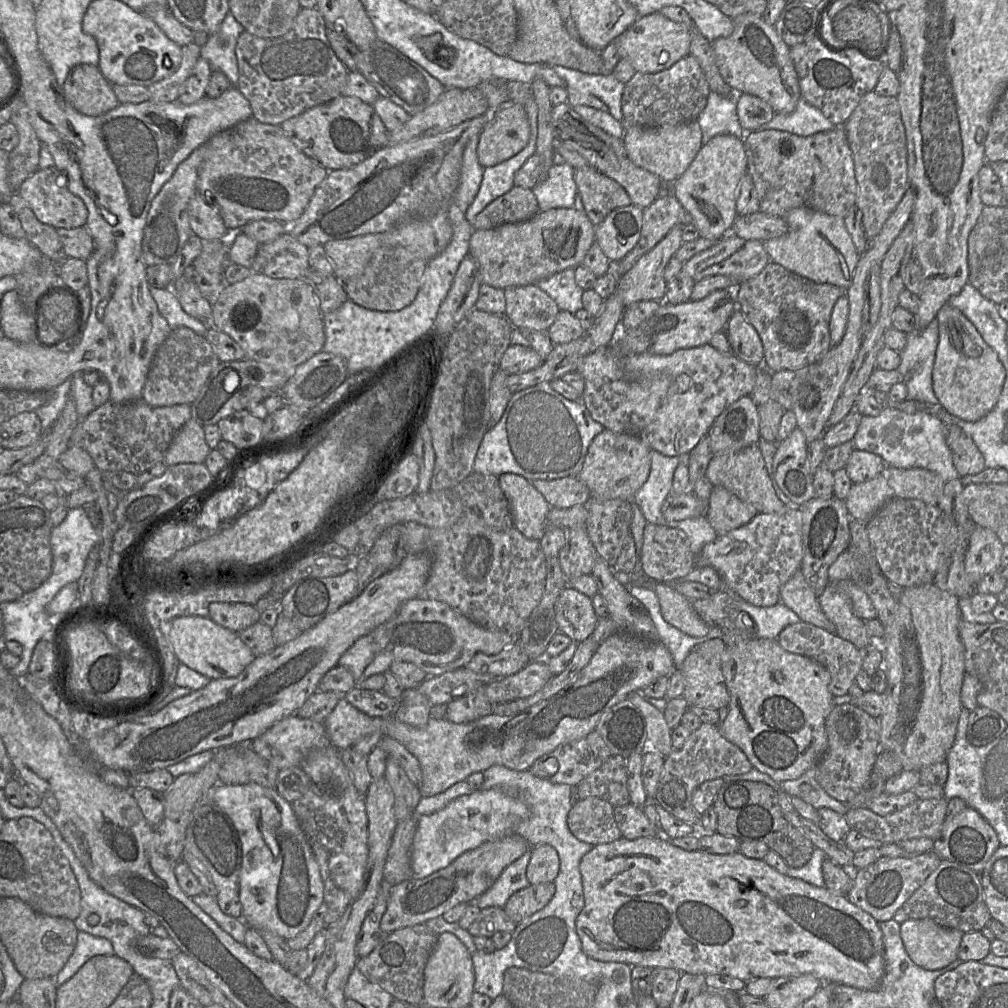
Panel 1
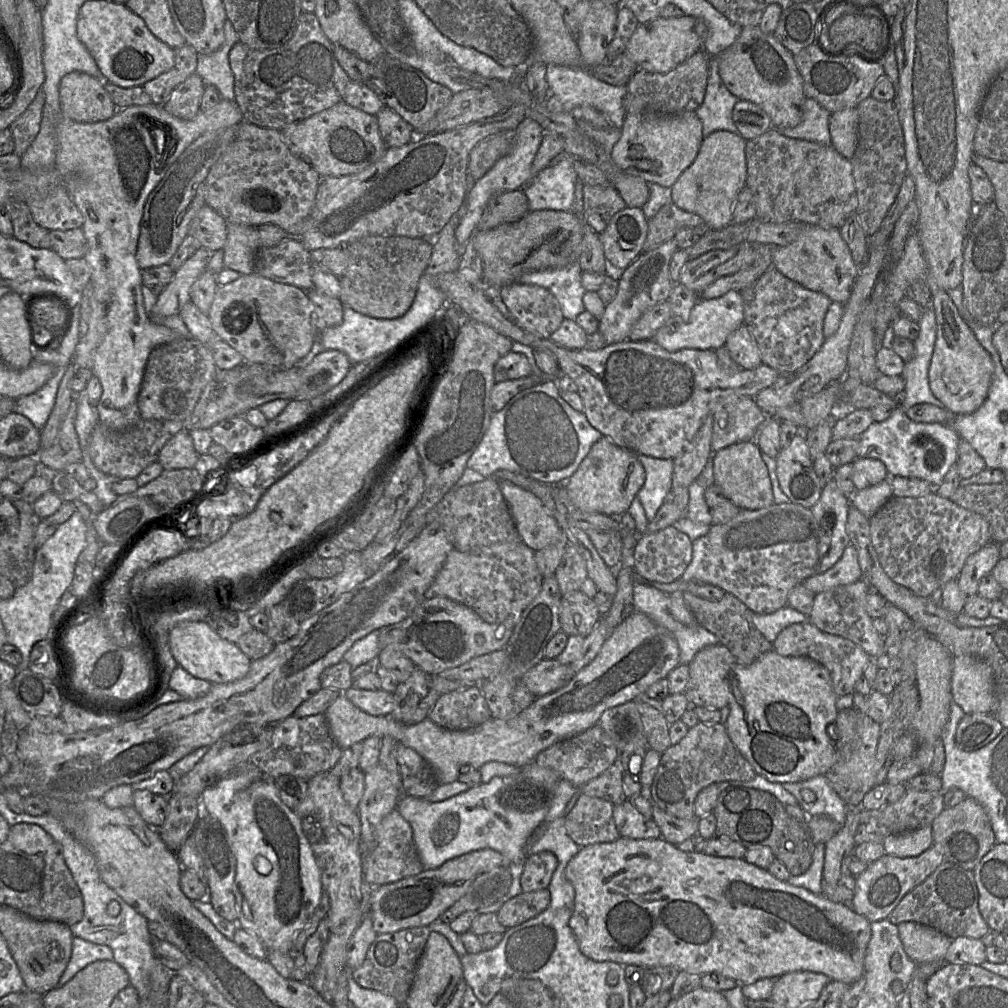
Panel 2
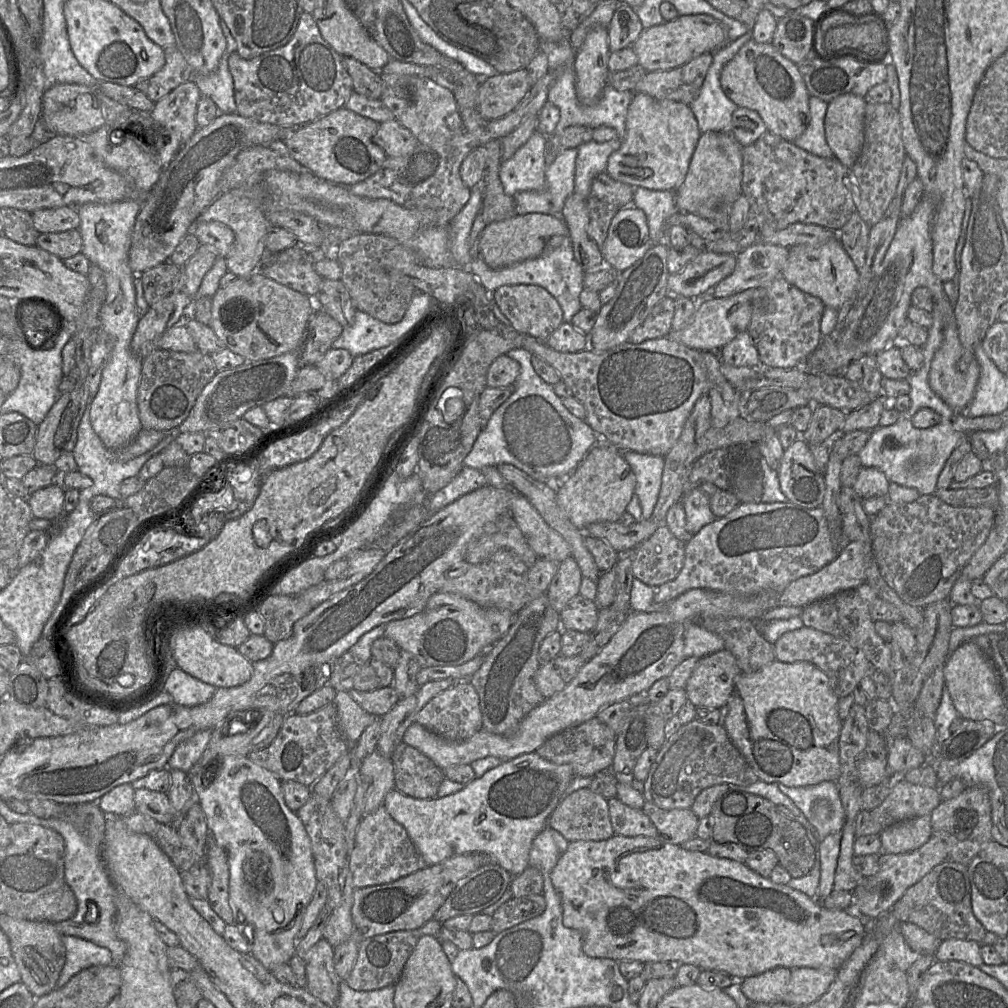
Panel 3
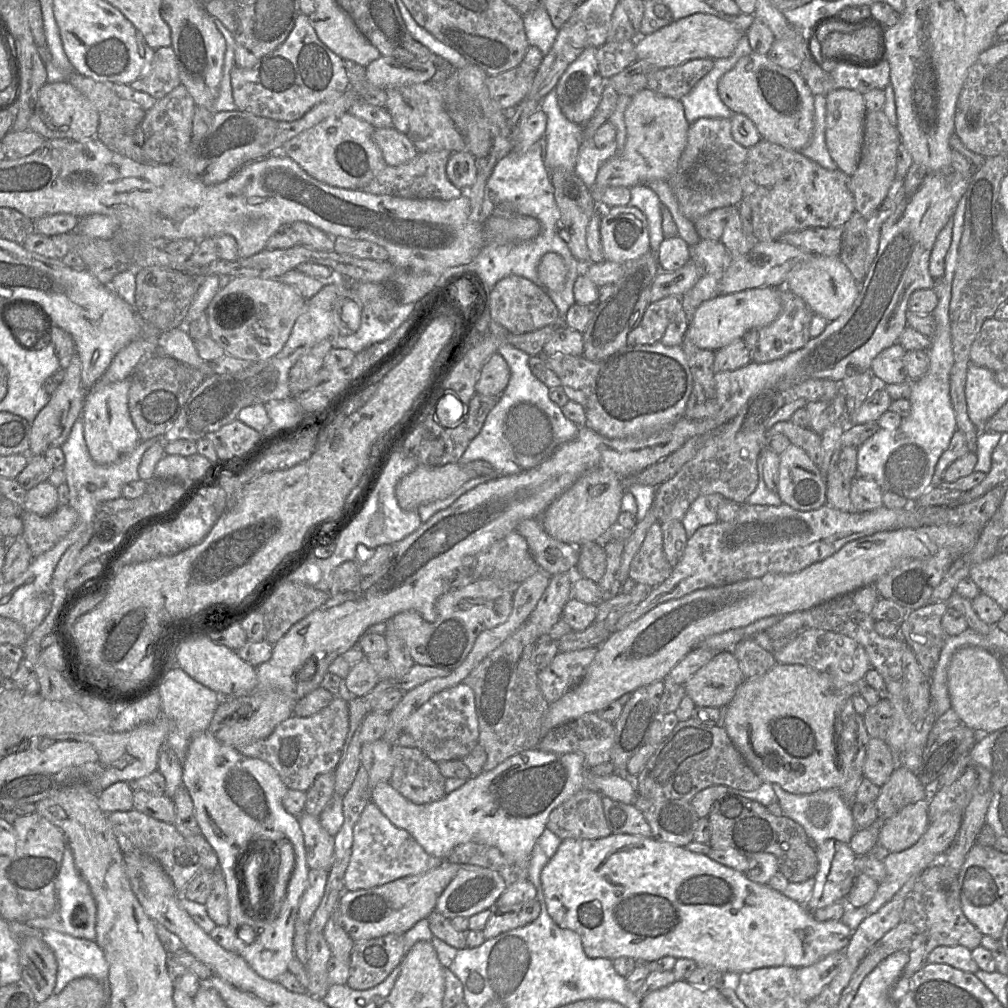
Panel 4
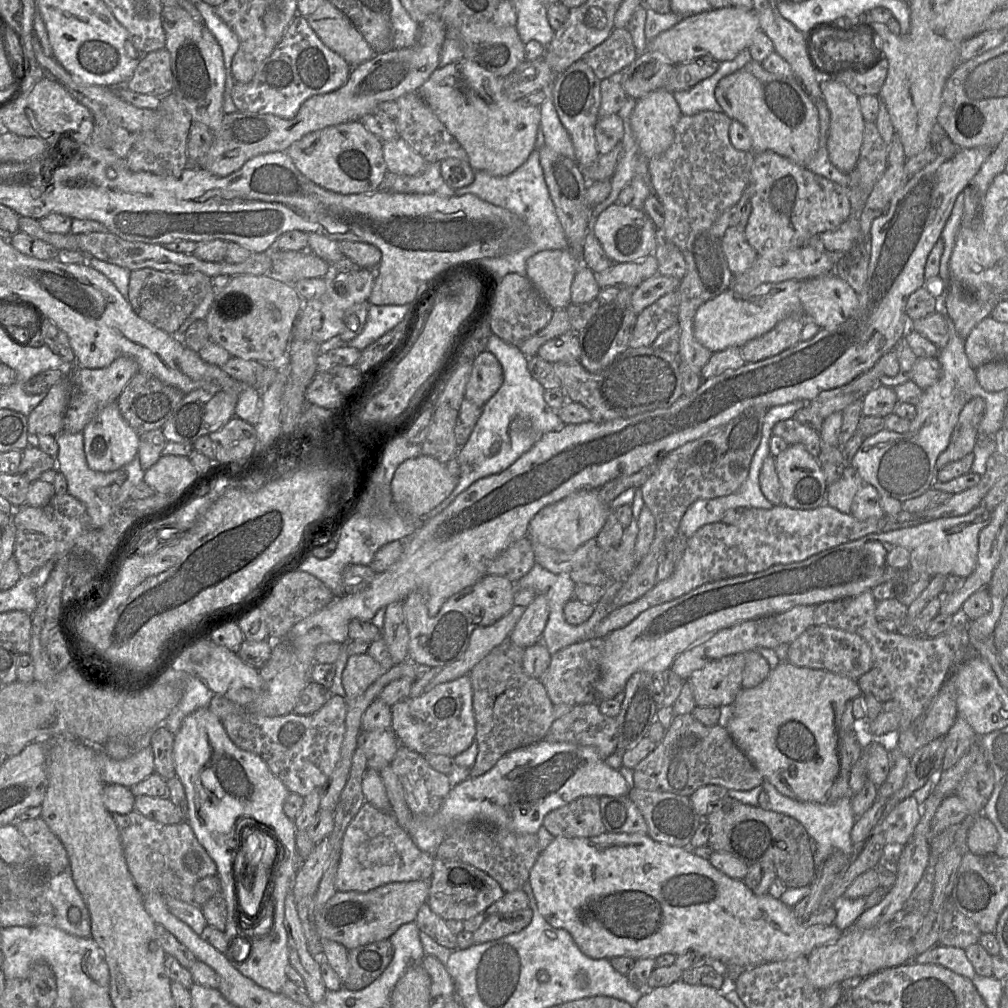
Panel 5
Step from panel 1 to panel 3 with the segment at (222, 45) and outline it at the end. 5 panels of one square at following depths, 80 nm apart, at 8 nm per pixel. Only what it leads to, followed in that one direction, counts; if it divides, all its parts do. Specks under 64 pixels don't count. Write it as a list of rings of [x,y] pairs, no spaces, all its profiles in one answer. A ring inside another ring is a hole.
[[[220,19],[220,27],[226,39],[226,48],[220,57],[218,66],[210,74],[196,74],[192,80],[199,87],[202,96],[207,96],[216,104],[219,113],[235,113],[233,77],[228,66],[228,59],[236,51],[236,41],[229,28]]]

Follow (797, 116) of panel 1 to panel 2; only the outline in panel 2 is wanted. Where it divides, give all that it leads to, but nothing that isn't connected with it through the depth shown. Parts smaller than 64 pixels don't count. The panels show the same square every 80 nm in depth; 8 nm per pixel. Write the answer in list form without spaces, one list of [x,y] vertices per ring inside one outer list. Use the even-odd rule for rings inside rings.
[[[806,97],[802,120],[797,126],[792,128],[777,128],[772,126],[772,128],[776,129],[779,133],[787,137],[808,140],[824,145],[831,145],[831,136],[829,133],[830,115],[831,113],[821,106],[815,99]]]

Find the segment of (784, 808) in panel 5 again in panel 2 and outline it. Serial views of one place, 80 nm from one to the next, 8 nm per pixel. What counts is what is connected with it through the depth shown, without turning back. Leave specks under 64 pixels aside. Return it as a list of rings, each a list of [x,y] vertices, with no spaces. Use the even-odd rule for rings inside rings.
[[[825,775],[814,776],[800,782],[781,784],[786,791],[796,798],[798,804],[808,816],[826,814],[841,826],[845,823],[847,804],[831,787]],[[803,789],[809,789],[814,792],[816,795],[815,801],[806,802],[801,795],[801,790]]]

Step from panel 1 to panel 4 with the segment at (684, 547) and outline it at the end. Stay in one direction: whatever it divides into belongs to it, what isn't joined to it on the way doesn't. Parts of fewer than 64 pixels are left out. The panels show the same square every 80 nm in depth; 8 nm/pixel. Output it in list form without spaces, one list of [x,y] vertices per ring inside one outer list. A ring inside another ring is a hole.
[[[655,522],[648,530],[646,537],[633,557],[629,578],[651,588],[661,584],[672,573],[672,566],[663,551],[663,532],[661,524]]]

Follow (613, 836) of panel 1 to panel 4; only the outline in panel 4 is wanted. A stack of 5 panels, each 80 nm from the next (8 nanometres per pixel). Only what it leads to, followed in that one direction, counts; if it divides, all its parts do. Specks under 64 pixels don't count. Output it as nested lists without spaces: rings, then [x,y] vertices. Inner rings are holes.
[[[583,789],[551,811],[546,828],[564,839],[598,839],[612,834],[608,827],[603,796]]]

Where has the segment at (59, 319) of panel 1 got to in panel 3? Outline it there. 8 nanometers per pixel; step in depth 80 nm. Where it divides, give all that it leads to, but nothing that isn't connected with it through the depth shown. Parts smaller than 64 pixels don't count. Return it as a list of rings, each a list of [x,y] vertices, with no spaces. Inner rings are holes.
[[[25,303],[16,309],[15,317],[25,342],[32,348],[41,348],[45,337],[54,329],[56,314],[43,303]]]

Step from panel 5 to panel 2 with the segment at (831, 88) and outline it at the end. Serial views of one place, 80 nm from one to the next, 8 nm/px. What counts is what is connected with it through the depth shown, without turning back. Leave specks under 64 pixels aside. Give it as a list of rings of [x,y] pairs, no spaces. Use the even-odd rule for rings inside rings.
[[[846,108],[831,113],[829,118],[831,145],[847,159],[852,158],[857,147],[857,130],[857,108]]]

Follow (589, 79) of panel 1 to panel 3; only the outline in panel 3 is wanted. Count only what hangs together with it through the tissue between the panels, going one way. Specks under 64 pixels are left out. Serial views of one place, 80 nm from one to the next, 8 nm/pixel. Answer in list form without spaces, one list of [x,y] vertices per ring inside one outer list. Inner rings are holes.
[[[568,38],[562,39],[554,53],[547,57],[548,67],[555,75],[555,80],[549,89],[547,101],[553,103],[559,109],[559,121],[555,127],[554,133],[561,133],[564,129],[571,126],[584,126],[596,128],[602,125],[609,126],[617,132],[617,138],[620,143],[625,137],[627,109],[634,96],[632,91],[618,91],[610,85],[603,89],[599,100],[591,106],[580,103],[576,94],[576,74],[574,70],[574,61],[576,51],[572,47]]]

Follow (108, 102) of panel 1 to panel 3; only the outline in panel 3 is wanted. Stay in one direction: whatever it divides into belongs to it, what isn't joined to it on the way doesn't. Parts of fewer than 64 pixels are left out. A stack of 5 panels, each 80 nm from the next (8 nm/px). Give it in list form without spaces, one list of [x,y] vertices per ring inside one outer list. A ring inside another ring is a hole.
[[[71,83],[56,84],[44,92],[41,117],[51,135],[82,137],[105,123],[96,91],[86,85]]]

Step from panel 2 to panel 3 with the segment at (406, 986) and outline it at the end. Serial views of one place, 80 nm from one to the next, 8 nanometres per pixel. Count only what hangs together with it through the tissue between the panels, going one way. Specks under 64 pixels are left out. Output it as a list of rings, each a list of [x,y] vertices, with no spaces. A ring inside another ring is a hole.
[[[400,930],[362,939],[357,960],[346,979],[347,984],[356,991],[371,991],[394,986],[420,937],[413,930]]]

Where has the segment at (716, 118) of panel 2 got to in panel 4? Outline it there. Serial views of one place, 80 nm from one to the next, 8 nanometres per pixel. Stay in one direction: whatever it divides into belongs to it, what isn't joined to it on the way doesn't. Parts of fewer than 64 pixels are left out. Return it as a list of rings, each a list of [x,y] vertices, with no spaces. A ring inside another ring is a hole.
[[[746,35],[739,40],[734,52],[726,58],[713,59],[712,70],[680,101],[684,107],[685,118],[689,124],[699,118],[727,118],[733,113],[721,100],[718,93],[718,81],[731,70],[740,58],[752,52]]]

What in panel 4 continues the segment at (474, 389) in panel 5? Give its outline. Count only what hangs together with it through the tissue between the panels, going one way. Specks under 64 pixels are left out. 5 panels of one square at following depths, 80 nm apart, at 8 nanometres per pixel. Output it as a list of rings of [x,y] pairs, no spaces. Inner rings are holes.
[[[494,353],[484,364],[476,383],[476,393],[486,396],[500,396],[506,389],[511,370],[499,353]]]

